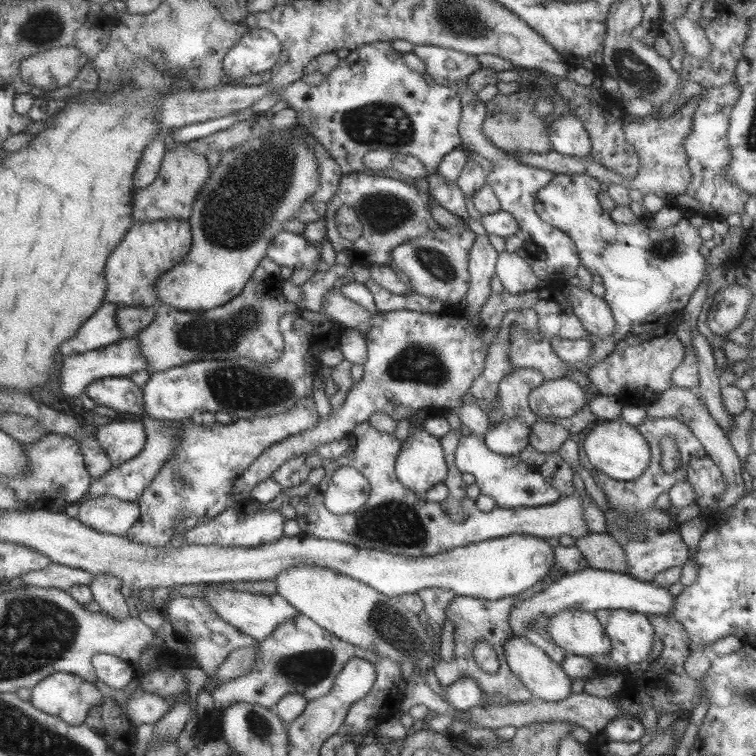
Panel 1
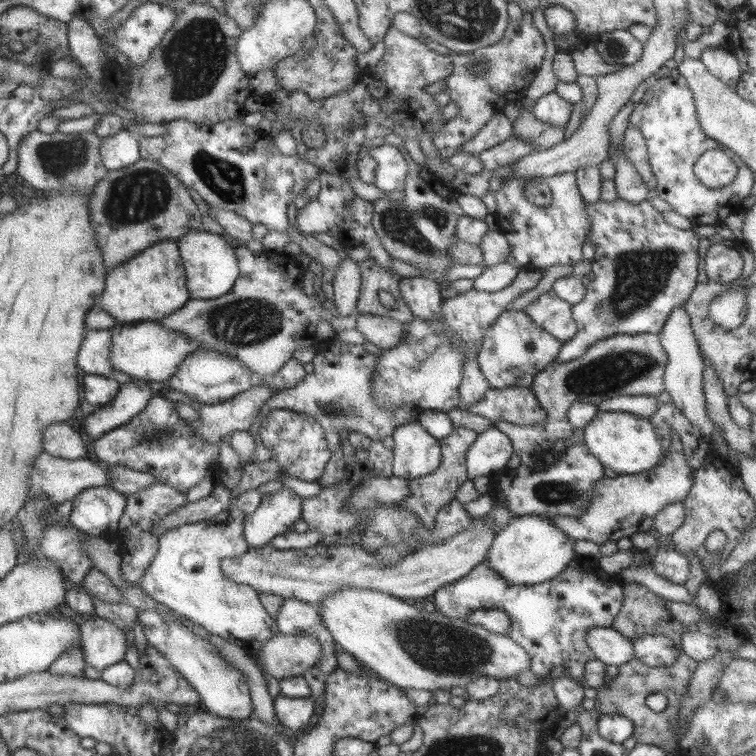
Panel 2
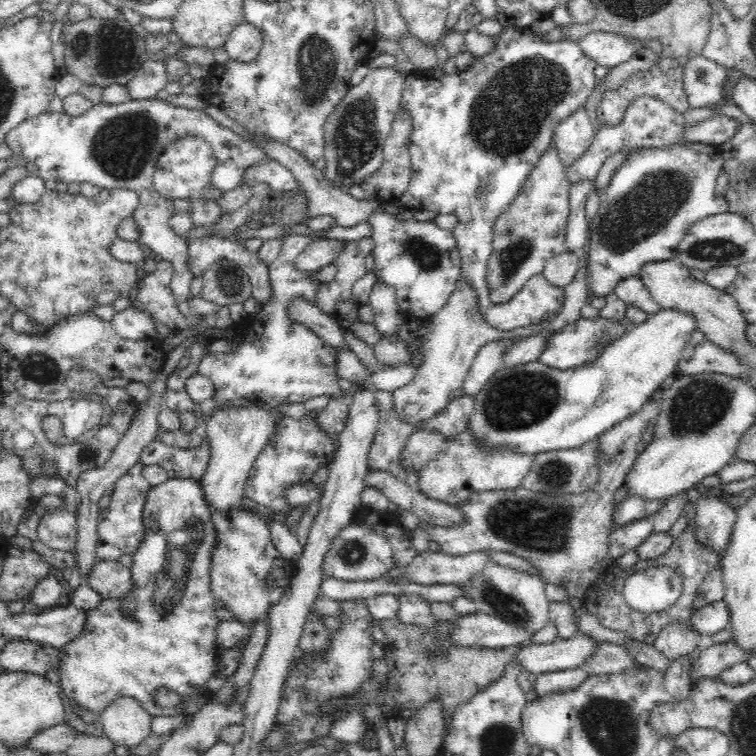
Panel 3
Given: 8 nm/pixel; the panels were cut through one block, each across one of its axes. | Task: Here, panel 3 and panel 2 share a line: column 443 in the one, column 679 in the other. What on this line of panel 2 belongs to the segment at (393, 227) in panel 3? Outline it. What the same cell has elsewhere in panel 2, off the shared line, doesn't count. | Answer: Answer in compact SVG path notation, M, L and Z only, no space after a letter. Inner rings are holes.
M621 199L608 202L600 200L585 203L584 208L590 221L589 233L585 240L594 248L594 257L590 261L590 281L585 286L584 298L570 306L577 332L569 340L561 342L556 362L575 360L591 344L617 334L658 334L669 314L685 305L694 290L698 275L699 237L691 229L679 230L669 226L663 220L662 214L654 210L647 199L637 204L630 204Z

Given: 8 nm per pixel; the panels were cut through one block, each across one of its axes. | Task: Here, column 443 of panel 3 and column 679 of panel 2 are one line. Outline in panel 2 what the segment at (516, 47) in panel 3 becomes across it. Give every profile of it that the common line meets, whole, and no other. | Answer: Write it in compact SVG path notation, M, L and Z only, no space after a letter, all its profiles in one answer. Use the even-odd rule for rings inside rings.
M674 73L655 79L653 85L645 89L642 99L635 103L627 124L637 126L641 131L647 147L648 164L656 178L657 197L665 201L674 212L689 219L693 226L719 226L729 214L737 215L744 211L743 199L749 196L754 184L752 171L733 151L709 138L701 130L693 95L681 75ZM709 149L723 151L737 166L737 175L733 183L724 191L715 192L706 188L694 176L694 163Z

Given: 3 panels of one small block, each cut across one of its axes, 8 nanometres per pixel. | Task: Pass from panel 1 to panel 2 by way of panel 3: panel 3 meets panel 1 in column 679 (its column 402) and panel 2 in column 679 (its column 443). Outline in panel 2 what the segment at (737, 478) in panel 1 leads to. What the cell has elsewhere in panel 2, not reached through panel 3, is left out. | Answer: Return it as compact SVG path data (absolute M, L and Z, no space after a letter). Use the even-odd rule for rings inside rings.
M682 307L674 309L667 317L667 321L661 326L658 335L661 346L665 349L667 355L667 364L665 365L663 382L665 392L671 397L673 406L681 410L681 414L695 424L703 437L713 432L713 425L709 421L709 415L705 411L705 397L701 391L701 376L703 376L703 359L699 352L697 340L691 330L689 317L684 314Z

